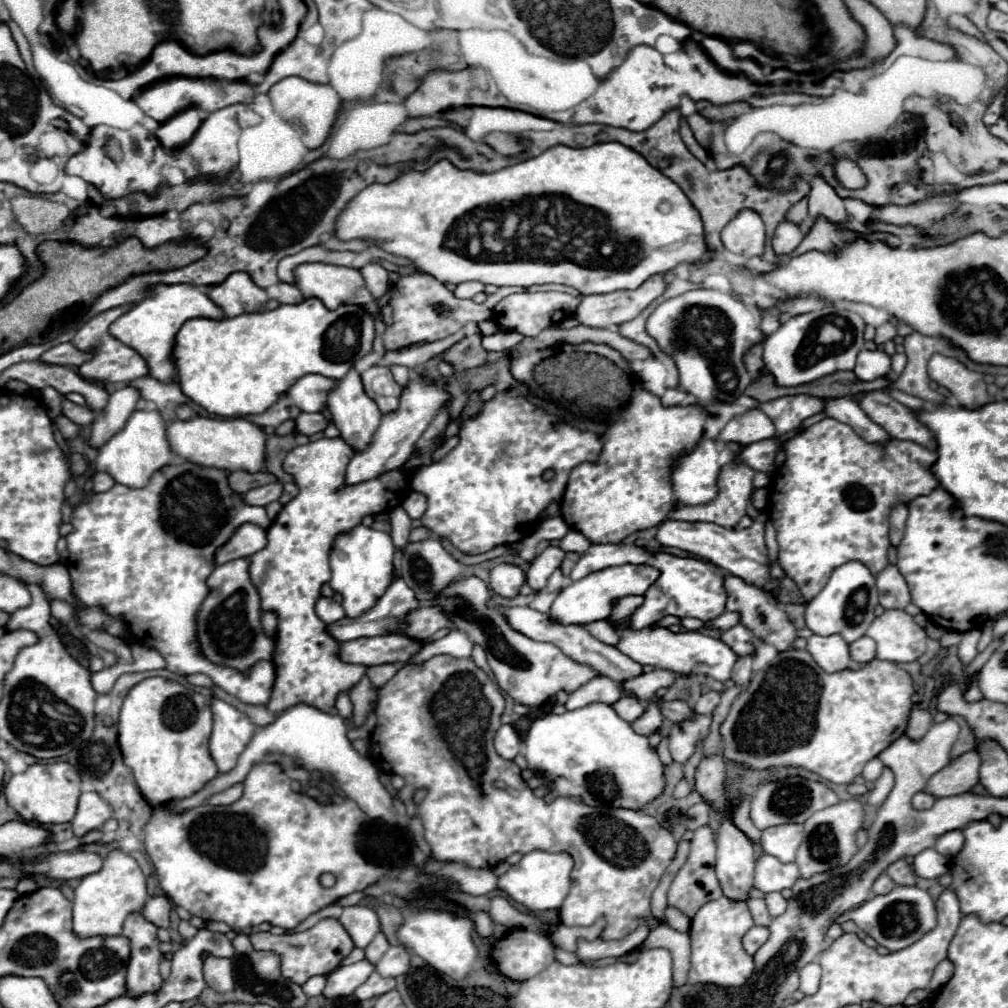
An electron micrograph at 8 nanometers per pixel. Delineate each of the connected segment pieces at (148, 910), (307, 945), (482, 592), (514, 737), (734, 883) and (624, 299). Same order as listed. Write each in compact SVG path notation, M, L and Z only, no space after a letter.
M165 895L151 897L143 907L143 917L155 927L169 927L169 911L171 911L171 903Z
M323 919L315 927L303 931L303 933L291 933L291 935L257 933L257 935L251 935L251 943L255 949L267 949L267 951L279 953L283 957L283 961L281 961L283 977L297 985L303 985L313 975L327 975L353 949L353 941L351 941L349 933L343 929L343 925L339 925L337 919Z
M463 577L459 581L455 581L455 585L449 585L447 589L443 589L443 593L439 593L439 597L435 599L435 605L441 605L447 613L447 617L455 623L455 629L467 633L471 637L473 643L479 643L485 647L487 651L487 661L489 661L489 667L491 671L495 673L495 679L499 683L499 687L509 695L513 697L515 703L519 705L525 705L525 707L539 707L543 705L545 701L553 699L559 691L565 691L565 693L573 693L577 691L581 685L589 683L591 679L595 679L599 673L595 669L591 669L589 665L583 665L583 663L577 663L573 661L571 657L567 657L557 645L551 645L551 643L539 643L539 641L531 641L529 637L523 637L521 633L515 633L499 607L489 607L487 601L489 601L491 593L485 585L485 581L481 581L479 577Z
M501 725L495 733L493 745L503 759L513 759L519 753L519 735L513 729L513 725Z
M721 819L721 829L717 833L717 879L723 895L731 901L747 901L753 889L755 857L753 845L747 837L729 821Z
M651 275L641 287L633 291L613 291L607 295L583 297L575 319L587 327L613 327L635 319L645 307L651 305L663 291L667 283L663 275Z

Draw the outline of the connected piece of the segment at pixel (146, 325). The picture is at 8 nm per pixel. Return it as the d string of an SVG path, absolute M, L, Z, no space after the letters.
M157 285L149 297L139 301L129 313L121 315L113 325L111 325L111 335L117 337L121 343L127 347L135 349L149 367L149 375L161 383L169 383L175 379L175 367L173 363L165 363L165 357L171 355L171 347L175 341L175 335L179 327L195 317L205 317L205 319L223 319L223 311L197 287L193 285Z

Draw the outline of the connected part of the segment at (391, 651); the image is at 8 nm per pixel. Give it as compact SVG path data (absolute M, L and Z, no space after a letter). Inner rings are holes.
M381 635L339 643L337 657L345 663L361 663L367 667L383 663L403 665L419 649L421 649L419 641L411 641L401 635Z

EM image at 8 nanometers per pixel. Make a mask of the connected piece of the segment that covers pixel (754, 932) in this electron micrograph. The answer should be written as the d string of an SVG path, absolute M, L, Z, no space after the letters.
M751 927L743 937L745 953L753 955L759 949L759 945L763 945L763 941L767 941L767 937L769 937L769 931L765 927Z

